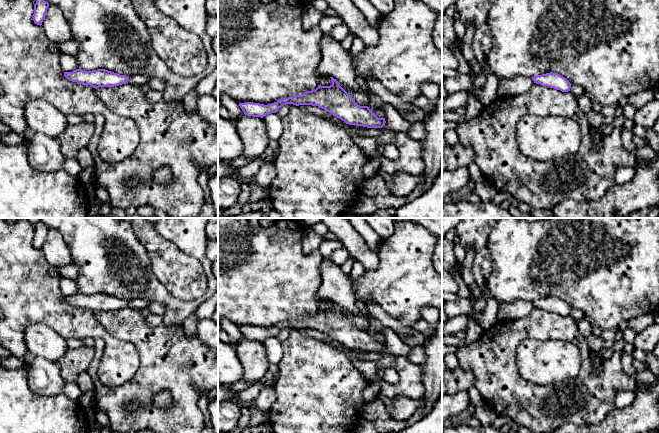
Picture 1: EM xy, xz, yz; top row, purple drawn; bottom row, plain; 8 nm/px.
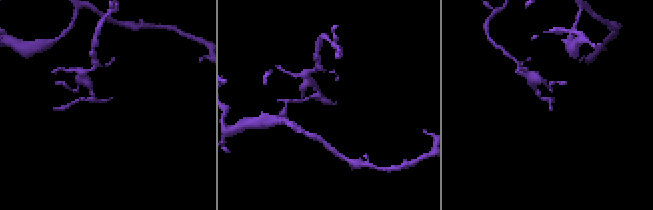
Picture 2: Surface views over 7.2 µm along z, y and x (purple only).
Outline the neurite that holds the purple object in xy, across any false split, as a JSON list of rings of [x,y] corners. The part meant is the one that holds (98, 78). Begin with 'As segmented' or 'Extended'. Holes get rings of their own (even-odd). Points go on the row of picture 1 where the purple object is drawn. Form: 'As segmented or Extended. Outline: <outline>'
As segmented. Outline: [[[76,69],[72,72],[64,72],[64,76],[72,82],[77,82],[82,85],[90,85],[93,88],[99,87],[114,87],[126,84],[129,77],[120,75],[105,69],[85,71]]]

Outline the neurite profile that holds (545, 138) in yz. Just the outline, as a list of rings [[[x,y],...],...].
[[[525,116],[516,126],[516,134],[521,152],[539,161],[570,158],[579,152],[582,141],[579,124],[561,116]]]

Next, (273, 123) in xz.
[[[276,113],[267,114],[263,117],[267,135],[270,140],[279,140],[282,135],[282,118]]]

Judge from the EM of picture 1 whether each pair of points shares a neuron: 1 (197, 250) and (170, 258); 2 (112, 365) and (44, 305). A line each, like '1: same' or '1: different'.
1: different
2: same

